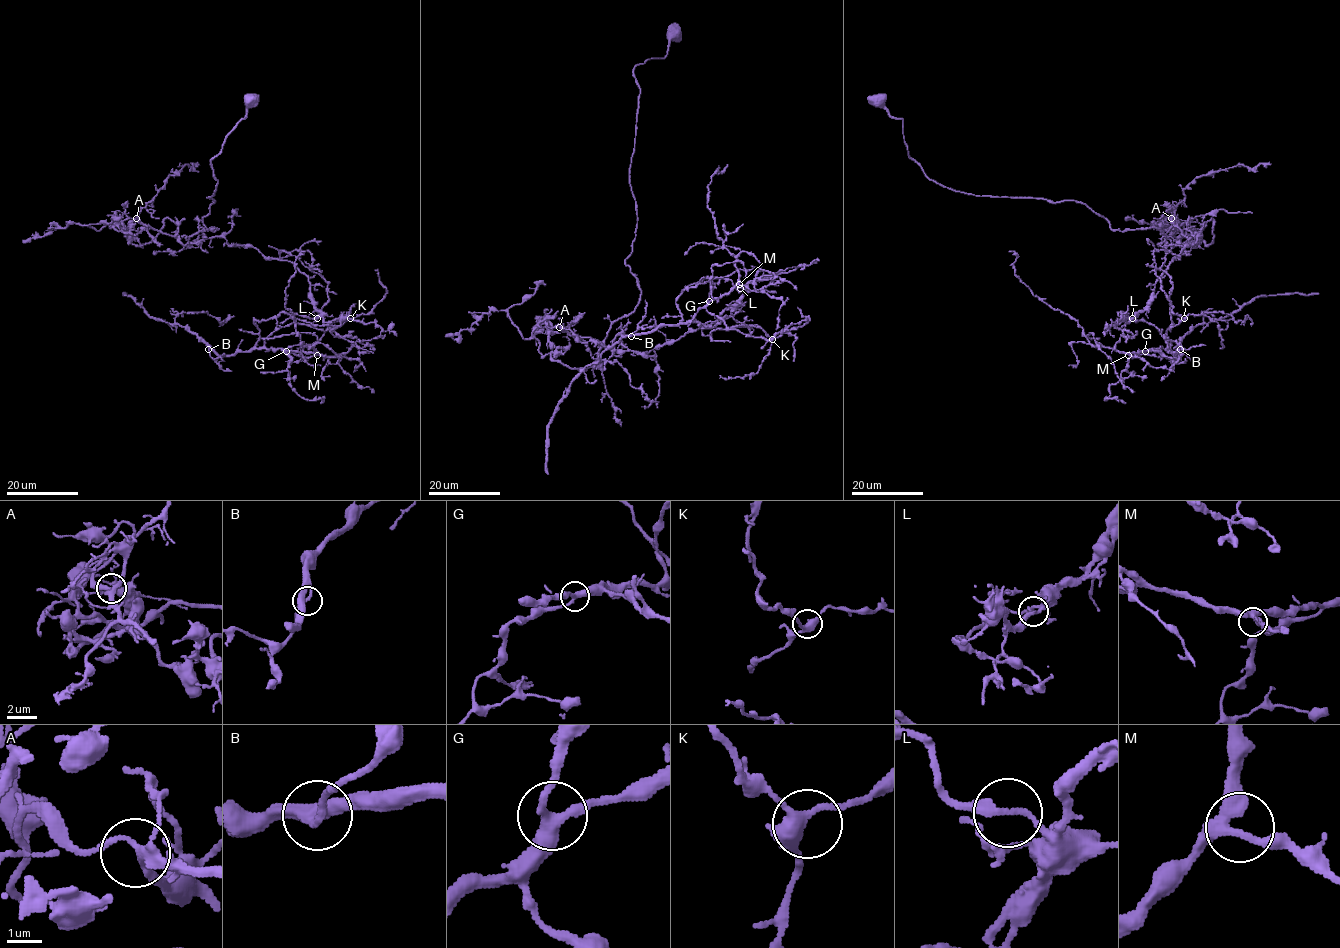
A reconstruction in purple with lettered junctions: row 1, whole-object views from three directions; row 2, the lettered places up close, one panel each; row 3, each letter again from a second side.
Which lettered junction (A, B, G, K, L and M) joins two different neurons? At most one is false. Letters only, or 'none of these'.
L

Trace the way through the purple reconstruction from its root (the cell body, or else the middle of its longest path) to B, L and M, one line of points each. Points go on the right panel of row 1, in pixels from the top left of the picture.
B: (879, 98), (946, 187), (1081, 201), (1112, 229), (1176, 244), (1197, 236), (1151, 303), (1122, 314), (1180, 349)
L: (879, 98), (946, 187), (1081, 201), (1112, 229), (1176, 244), (1197, 236), (1132, 318)
M: (879, 98), (946, 187), (1197, 236), (1122, 314), (1169, 347), (1128, 355)

